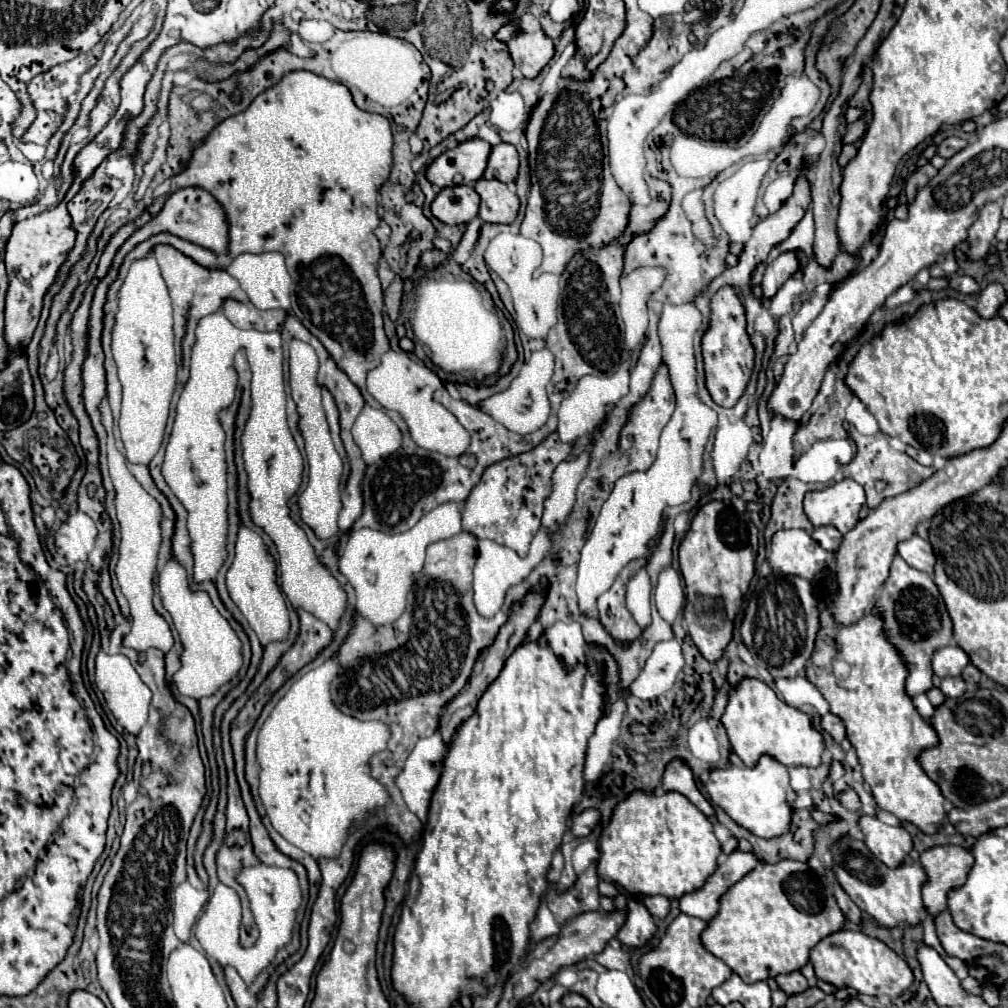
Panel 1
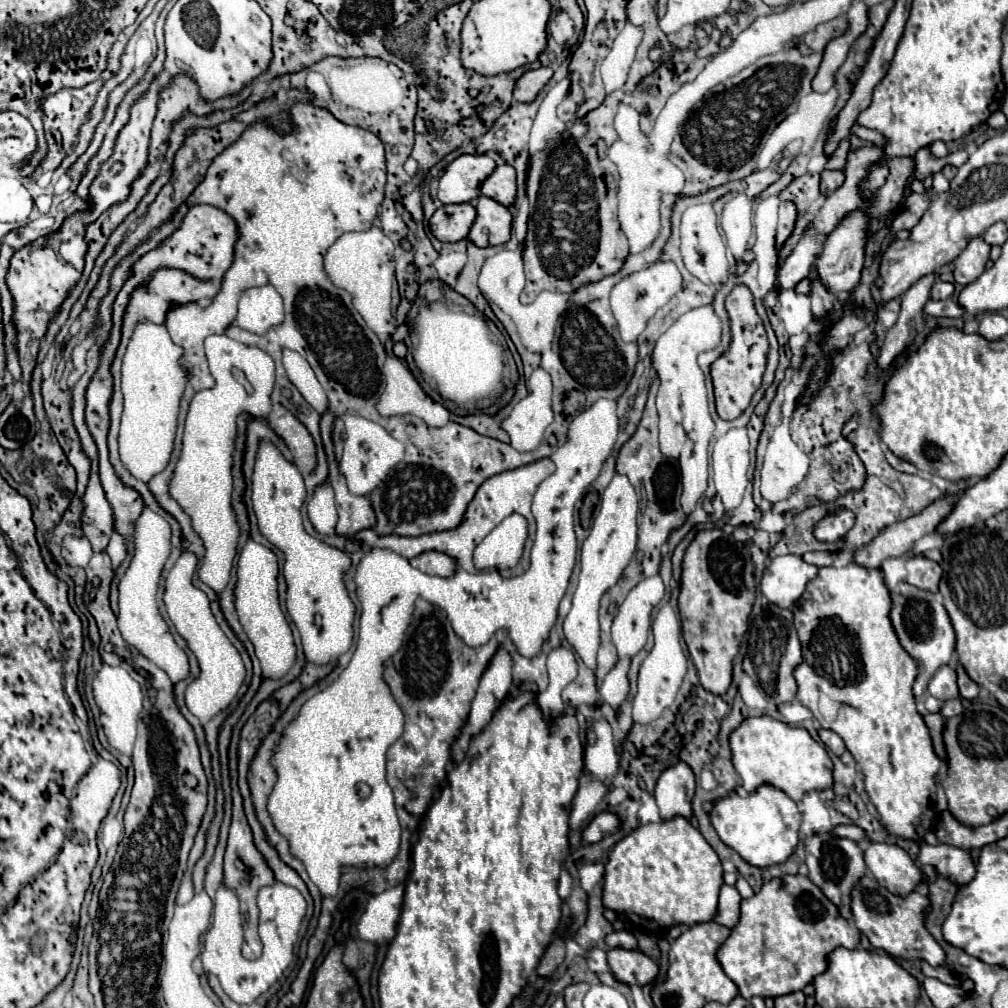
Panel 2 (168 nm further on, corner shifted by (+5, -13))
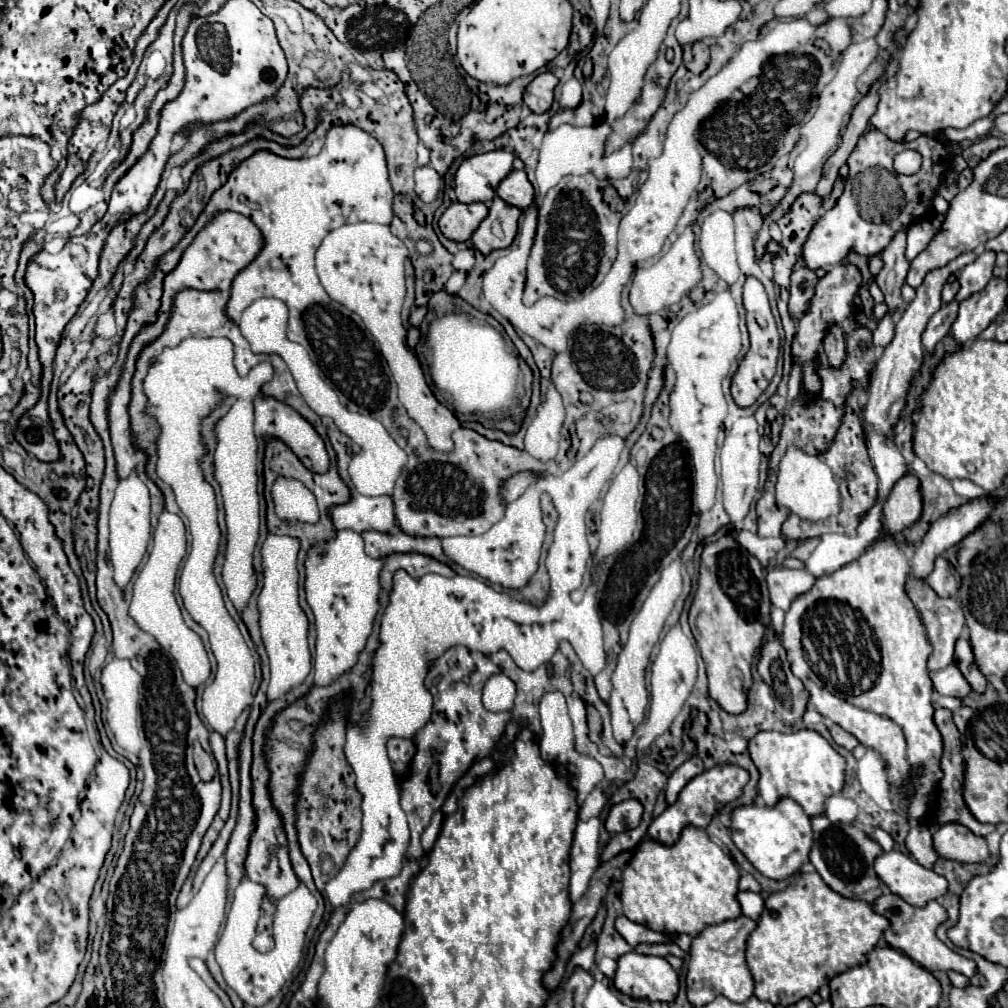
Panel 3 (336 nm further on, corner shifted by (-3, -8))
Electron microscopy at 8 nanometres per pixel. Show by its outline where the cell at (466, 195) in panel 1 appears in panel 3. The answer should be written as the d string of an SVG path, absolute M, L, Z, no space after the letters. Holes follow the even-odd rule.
M454 202L448 206L448 210L442 214L438 226L442 234L448 240L454 242L466 242L474 234L474 230L480 226L480 222L488 216L488 206L474 202L474 204L462 204Z

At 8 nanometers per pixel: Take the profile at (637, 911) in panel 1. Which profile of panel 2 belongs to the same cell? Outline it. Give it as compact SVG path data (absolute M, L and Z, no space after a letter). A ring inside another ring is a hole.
M610 949L608 951L608 965L618 981L628 985L646 985L658 975L658 965L652 957L642 953L640 949Z

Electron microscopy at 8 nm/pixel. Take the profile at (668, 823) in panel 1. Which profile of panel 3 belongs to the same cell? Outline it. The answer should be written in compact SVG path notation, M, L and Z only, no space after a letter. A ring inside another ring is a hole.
M694 826L684 828L680 840L668 848L654 840L644 840L634 850L632 860L622 872L620 902L624 916L644 924L654 932L670 936L698 936L706 926L734 920L742 914L736 900L740 872L730 856L708 840L704 830Z

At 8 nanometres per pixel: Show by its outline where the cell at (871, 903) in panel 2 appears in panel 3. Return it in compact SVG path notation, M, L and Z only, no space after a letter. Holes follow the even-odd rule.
M886 892L886 894L882 894L882 896L874 902L874 910L890 920L890 924L892 924L890 928L892 928L894 934L900 934L900 932L906 932L906 930L908 930L908 932L914 932L914 942L892 942L892 940L888 940L888 944L890 944L892 948L896 948L896 950L902 950L906 956L910 956L910 958L912 958L914 962L918 962L920 966L924 966L924 968L928 968L928 970L932 970L932 972L936 972L936 970L942 970L942 972L956 970L956 972L960 972L960 974L964 974L964 976L968 976L968 978L976 974L976 964L974 964L974 960L962 958L960 954L952 952L948 946L944 946L944 942L940 942L940 940L936 938L936 928L938 928L942 922L948 920L946 910L944 910L936 900L928 902L926 908L916 908L916 906L906 904L900 896L896 896L896 894L892 894L892 892Z

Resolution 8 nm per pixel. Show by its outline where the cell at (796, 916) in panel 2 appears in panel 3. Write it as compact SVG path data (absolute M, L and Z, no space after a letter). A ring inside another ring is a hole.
M816 872L800 874L800 880L796 884L788 886L784 892L768 896L760 922L748 938L746 962L756 982L754 996L762 1002L772 1002L774 1006L781 1004L785 1007L796 1004L802 998L810 998L836 974L866 964L866 954L878 944L882 932L888 926L890 922L884 916L876 914L872 910L872 904L836 894Z

